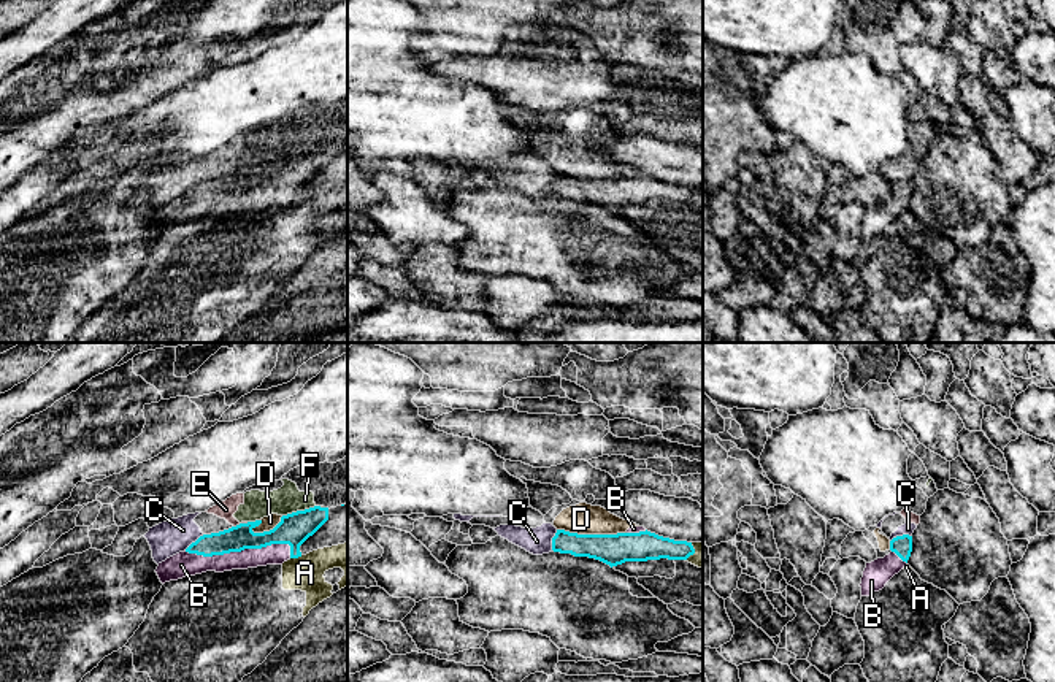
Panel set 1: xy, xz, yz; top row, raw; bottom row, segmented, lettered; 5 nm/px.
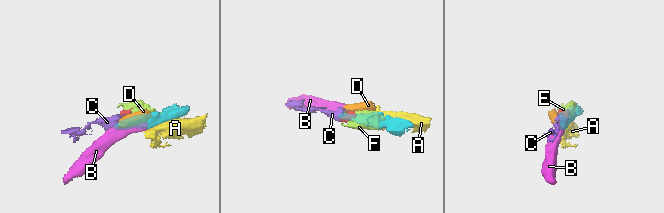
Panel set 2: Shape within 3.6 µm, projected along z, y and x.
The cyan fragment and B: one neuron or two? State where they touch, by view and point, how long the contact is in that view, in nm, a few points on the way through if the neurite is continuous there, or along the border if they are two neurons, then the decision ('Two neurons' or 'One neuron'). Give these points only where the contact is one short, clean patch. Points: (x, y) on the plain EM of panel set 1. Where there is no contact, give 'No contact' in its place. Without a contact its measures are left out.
Touches cyan at xy (243, 194). Shared border 550 nm. One neuron

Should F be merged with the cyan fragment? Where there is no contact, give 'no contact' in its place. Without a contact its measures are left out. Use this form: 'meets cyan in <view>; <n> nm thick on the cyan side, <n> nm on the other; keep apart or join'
meets cyan in xy; 160 nm thick on the cyan side, 140 nm on the other; keep apart

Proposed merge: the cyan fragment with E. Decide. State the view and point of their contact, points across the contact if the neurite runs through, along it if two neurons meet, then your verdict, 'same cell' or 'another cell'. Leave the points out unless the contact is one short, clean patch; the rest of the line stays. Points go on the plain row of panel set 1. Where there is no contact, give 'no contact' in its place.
meets cyan in xy at (240, 168); border along xy (248, 167), (234, 172); another cell

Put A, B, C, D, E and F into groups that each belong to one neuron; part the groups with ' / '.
A / B / C E F / D

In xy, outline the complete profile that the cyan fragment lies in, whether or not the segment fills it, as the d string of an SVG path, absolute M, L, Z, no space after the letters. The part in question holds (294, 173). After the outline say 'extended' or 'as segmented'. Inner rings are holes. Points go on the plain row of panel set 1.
M314 151L281 162L270 176L254 178L262 165L240 168L228 174L203 179L184 197L159 208L162 228L206 216L247 214L282 209L301 201L300 190L328 165L328 152Z; extended

